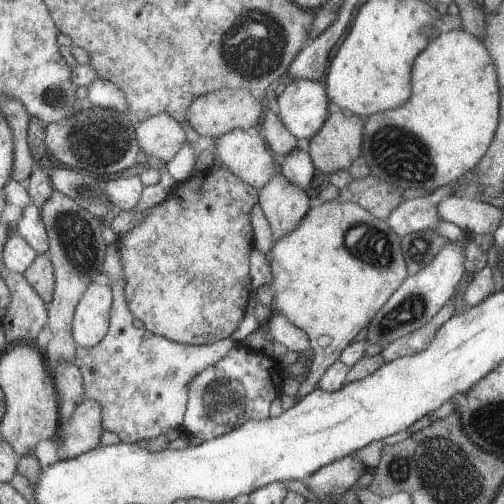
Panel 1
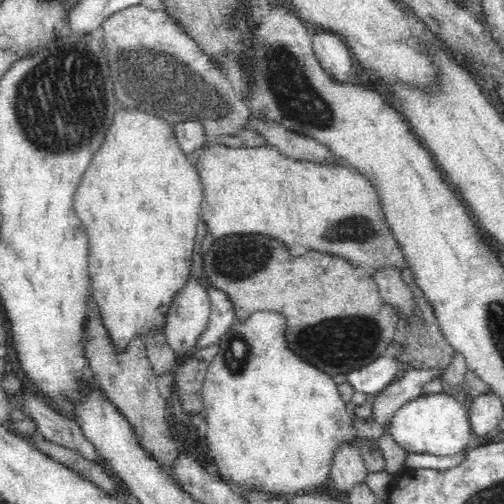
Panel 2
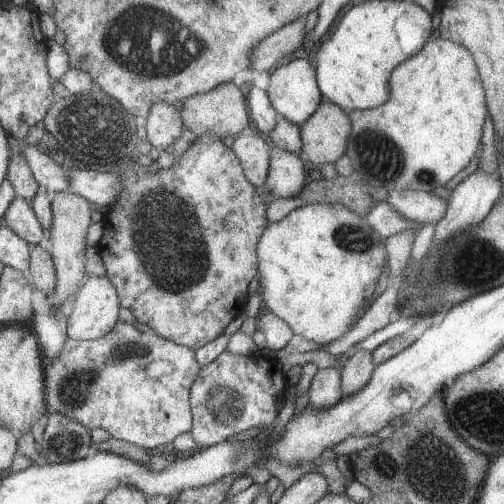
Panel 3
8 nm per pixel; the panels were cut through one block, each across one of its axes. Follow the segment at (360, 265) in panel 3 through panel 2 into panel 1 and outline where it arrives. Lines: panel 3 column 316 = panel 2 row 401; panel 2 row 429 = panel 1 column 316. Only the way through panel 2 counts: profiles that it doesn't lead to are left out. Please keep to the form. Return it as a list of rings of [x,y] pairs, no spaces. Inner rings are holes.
[[[331,200],[313,208],[291,234],[285,234],[279,242],[275,242],[271,252],[271,266],[275,274],[275,284],[271,288],[273,298],[277,300],[275,312],[281,312],[289,318],[289,322],[303,328],[311,336],[311,350],[315,352],[313,360],[309,362],[313,372],[301,382],[297,400],[303,400],[319,388],[321,378],[339,360],[341,352],[365,334],[389,298],[401,290],[401,282],[409,278],[401,252],[401,236],[391,230],[389,222],[379,220],[361,204],[339,200]]]

